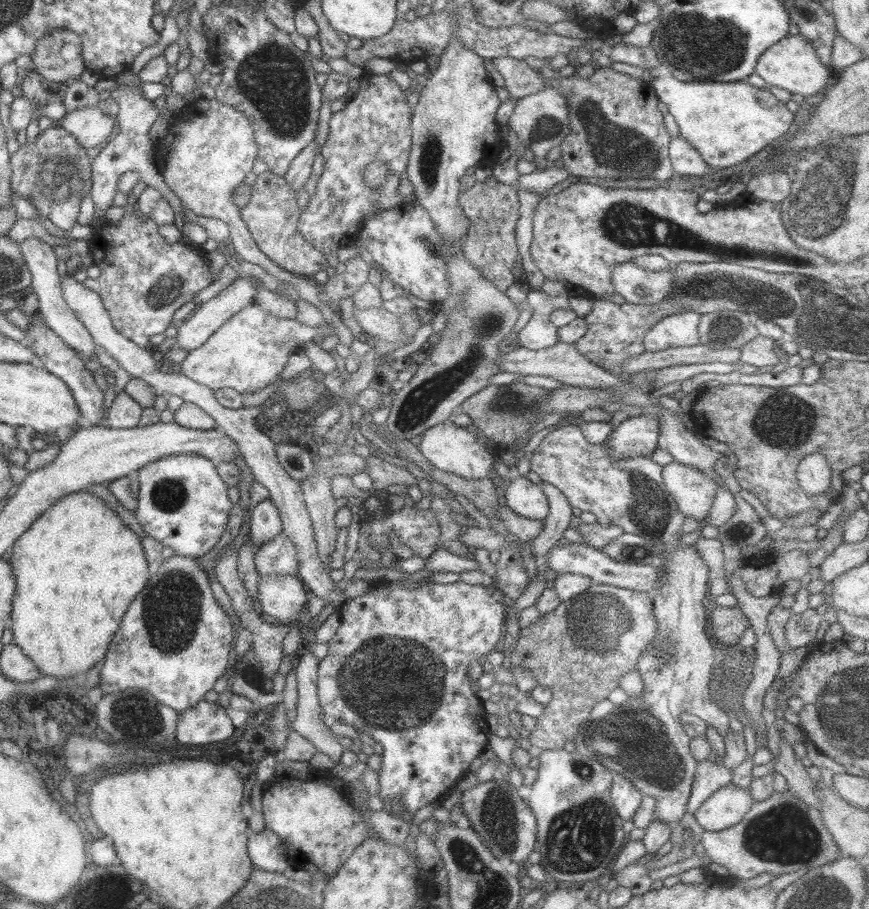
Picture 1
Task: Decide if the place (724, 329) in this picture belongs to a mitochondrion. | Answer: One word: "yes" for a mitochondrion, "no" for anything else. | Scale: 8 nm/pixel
yes

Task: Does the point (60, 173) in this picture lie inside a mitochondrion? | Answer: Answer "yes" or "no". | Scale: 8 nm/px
yes

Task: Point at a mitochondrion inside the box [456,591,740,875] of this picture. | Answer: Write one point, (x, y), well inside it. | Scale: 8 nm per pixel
(635, 740)

